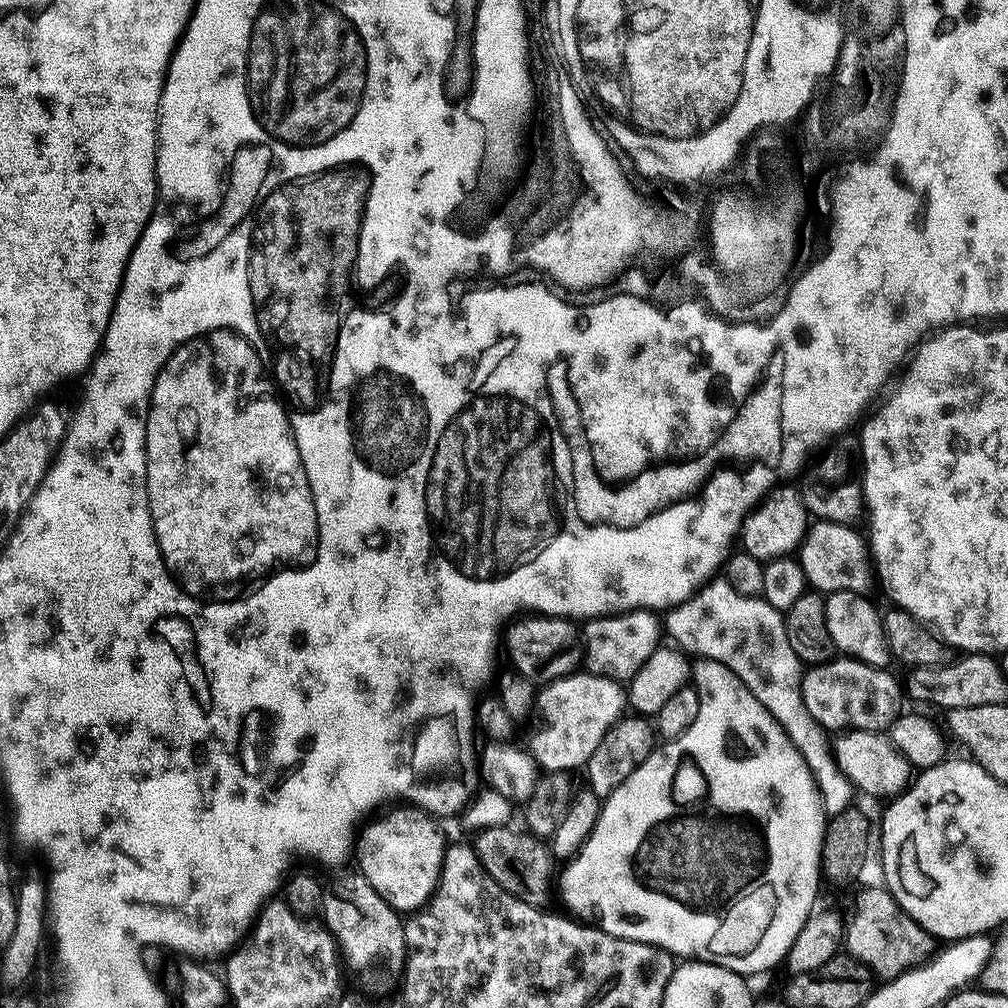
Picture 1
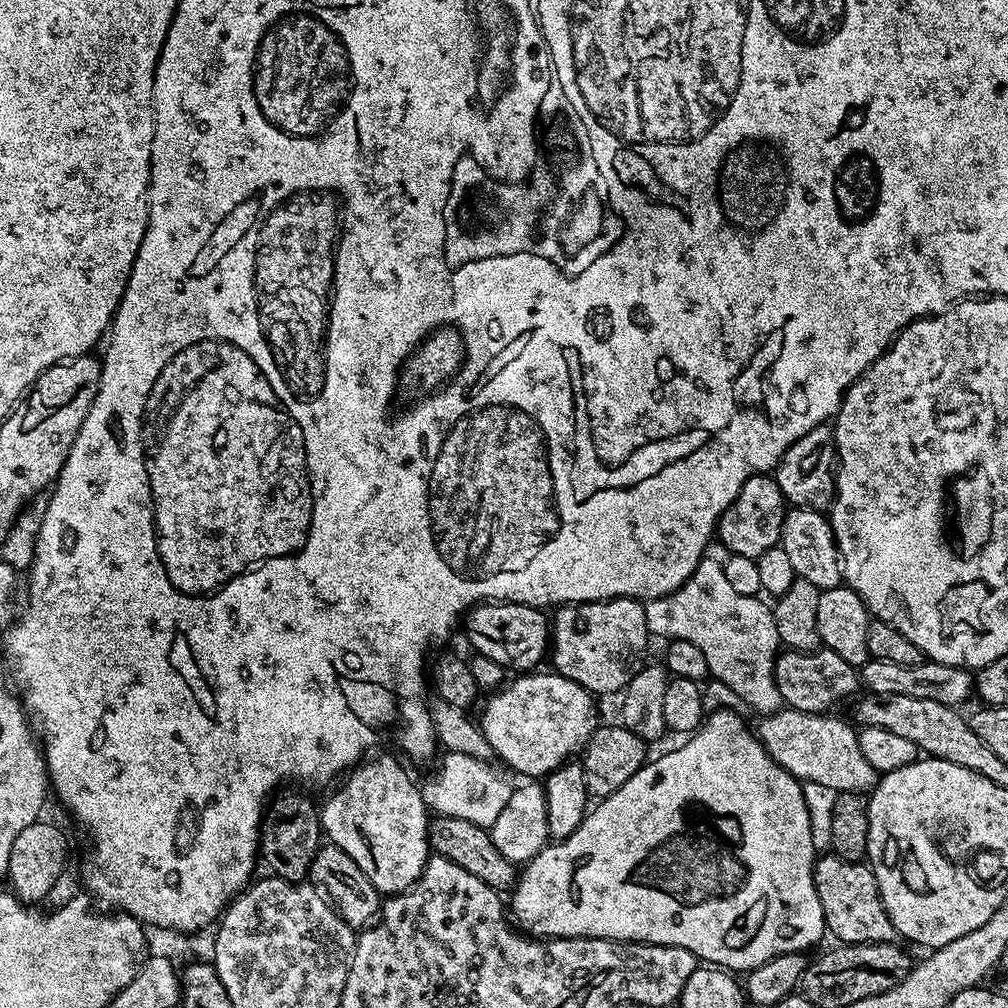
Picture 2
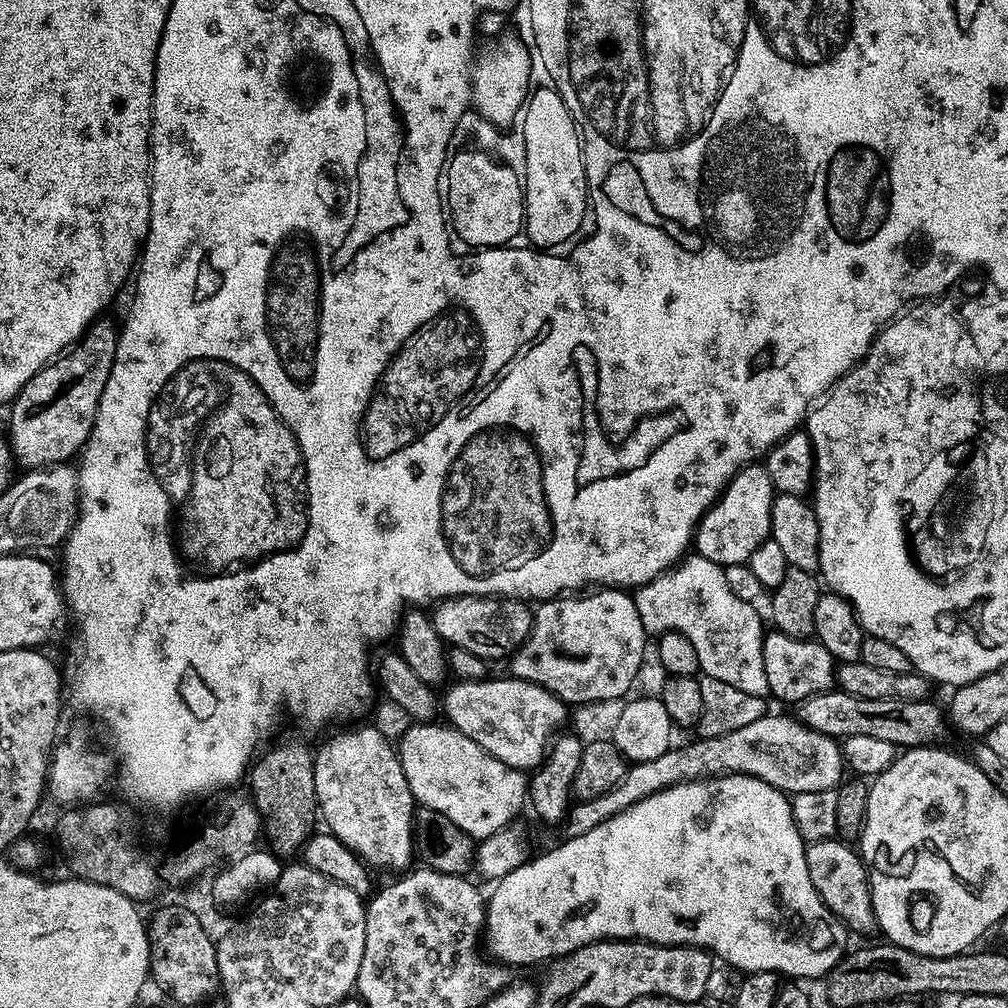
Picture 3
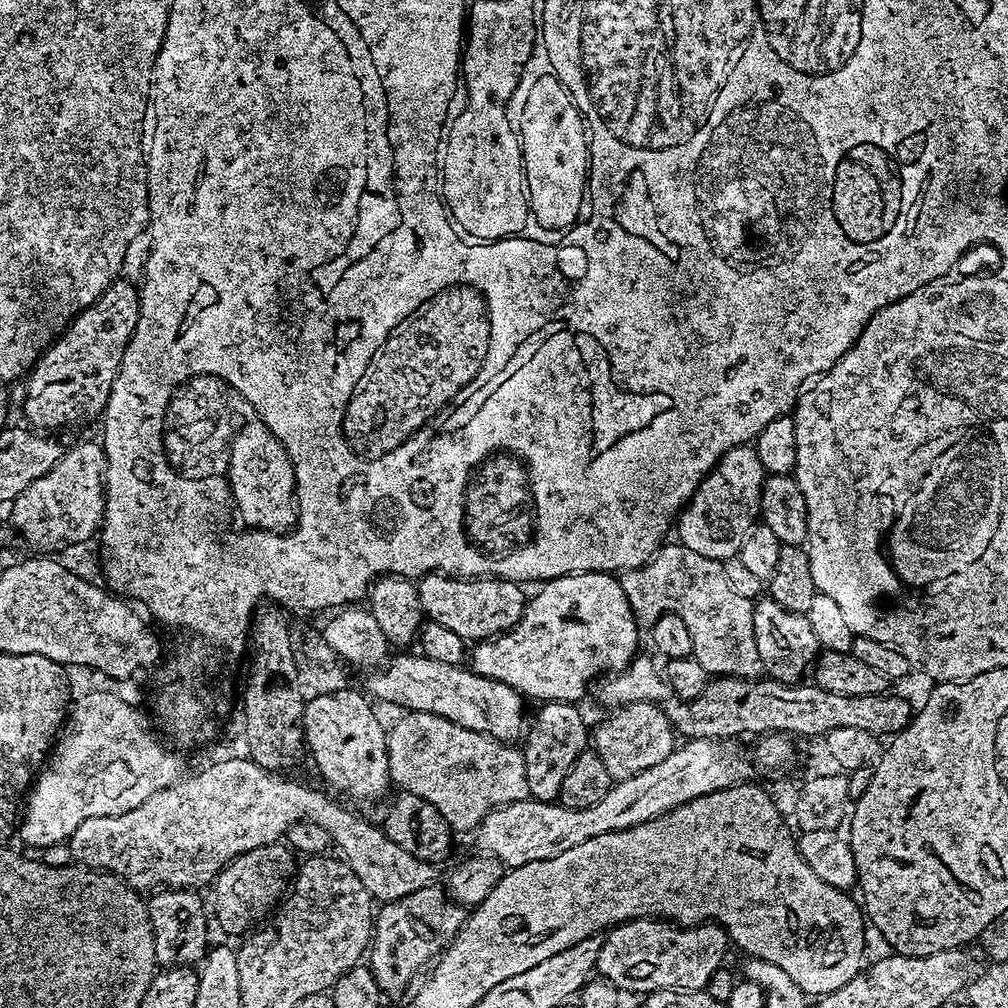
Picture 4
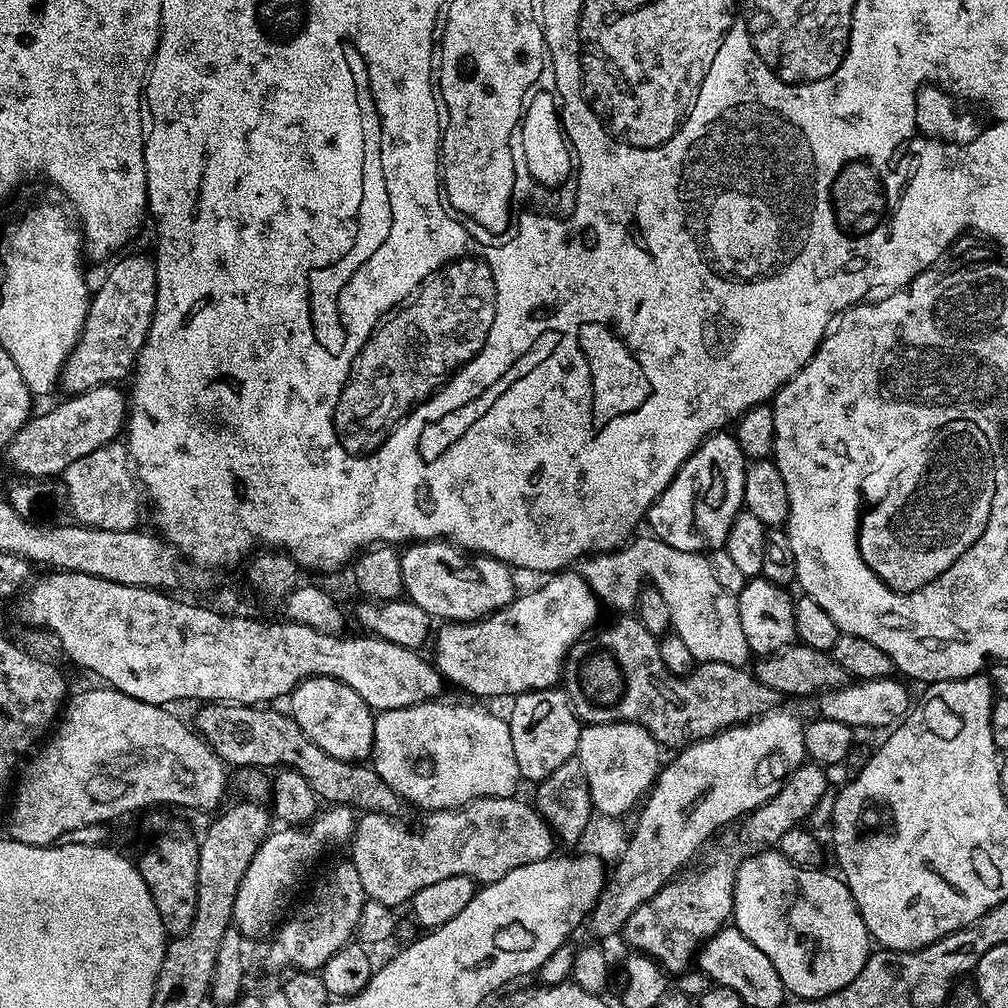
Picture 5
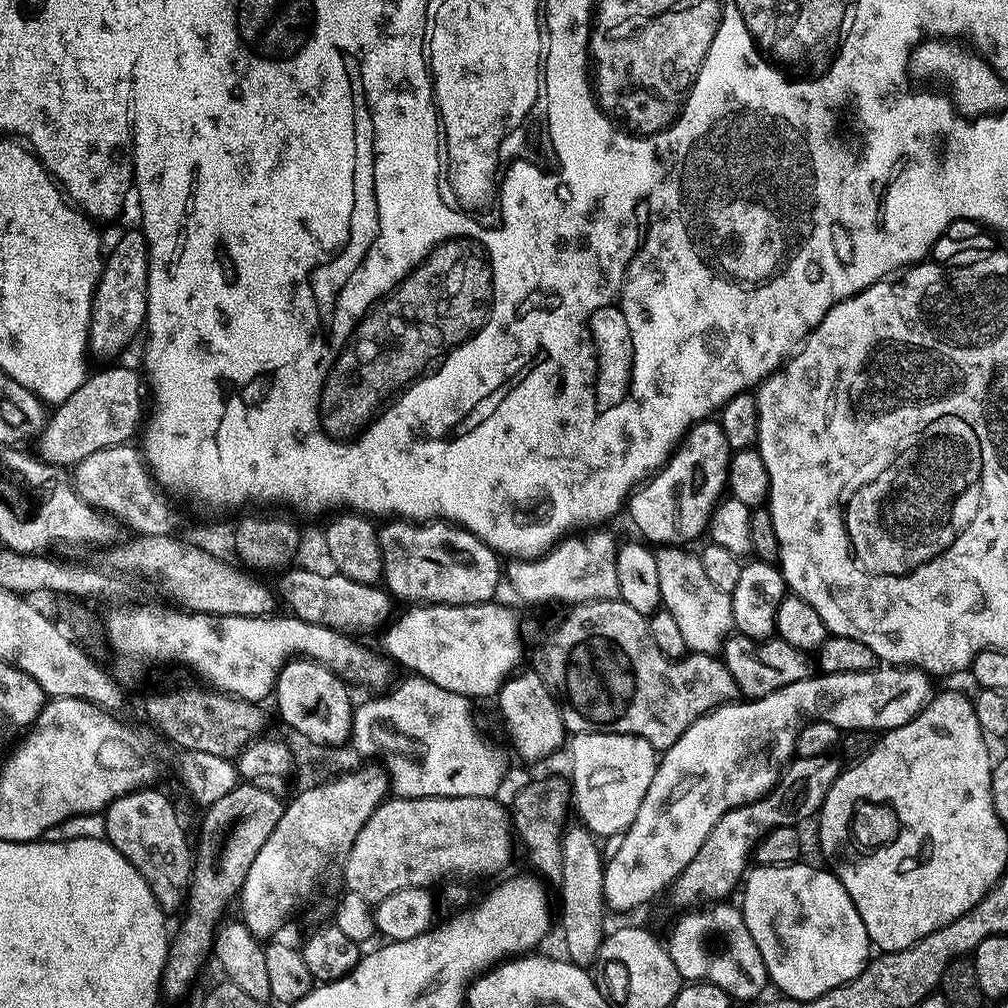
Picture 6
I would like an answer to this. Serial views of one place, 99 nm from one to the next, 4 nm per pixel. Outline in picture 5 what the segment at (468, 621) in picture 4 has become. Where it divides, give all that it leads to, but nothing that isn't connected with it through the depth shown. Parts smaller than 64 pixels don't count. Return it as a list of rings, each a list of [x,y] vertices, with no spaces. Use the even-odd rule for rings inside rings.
[[[444,538],[409,543],[399,558],[407,599],[440,622],[481,620],[505,608],[518,595],[509,565],[492,556],[462,554],[457,545]]]

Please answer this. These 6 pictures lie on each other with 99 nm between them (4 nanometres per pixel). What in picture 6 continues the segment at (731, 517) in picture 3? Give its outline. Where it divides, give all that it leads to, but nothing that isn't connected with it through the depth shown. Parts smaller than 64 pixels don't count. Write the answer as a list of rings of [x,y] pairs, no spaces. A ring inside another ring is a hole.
[[[715,419],[700,421],[684,435],[664,467],[631,497],[632,520],[645,536],[641,537],[656,546],[688,546],[691,540],[703,537],[713,510],[729,487],[729,467],[726,434]]]

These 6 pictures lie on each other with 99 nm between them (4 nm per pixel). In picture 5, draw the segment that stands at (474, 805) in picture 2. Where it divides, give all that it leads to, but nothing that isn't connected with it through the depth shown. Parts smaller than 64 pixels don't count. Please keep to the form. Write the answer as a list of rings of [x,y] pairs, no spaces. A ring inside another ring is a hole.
[[[441,699],[430,700],[426,703],[418,703],[410,707],[402,707],[398,710],[384,711],[377,713],[374,718],[374,736],[372,738],[371,763],[376,773],[389,785],[403,801],[408,801],[424,808],[427,811],[440,811],[448,808],[460,808],[480,796],[508,797],[517,793],[518,782],[520,783],[520,771],[518,762],[515,761],[514,744],[511,741],[509,724],[505,717],[496,716],[484,708],[472,706],[464,702],[442,702]]]

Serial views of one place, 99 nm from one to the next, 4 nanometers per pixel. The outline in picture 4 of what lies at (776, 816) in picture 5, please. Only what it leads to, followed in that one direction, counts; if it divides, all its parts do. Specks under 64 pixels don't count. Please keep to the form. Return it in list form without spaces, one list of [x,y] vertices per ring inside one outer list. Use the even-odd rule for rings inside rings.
[[[659,918],[627,920],[604,936],[598,972],[624,994],[647,994],[671,988],[682,992],[703,992],[713,974],[725,963],[727,948],[730,948],[728,935],[715,922],[677,926]]]

